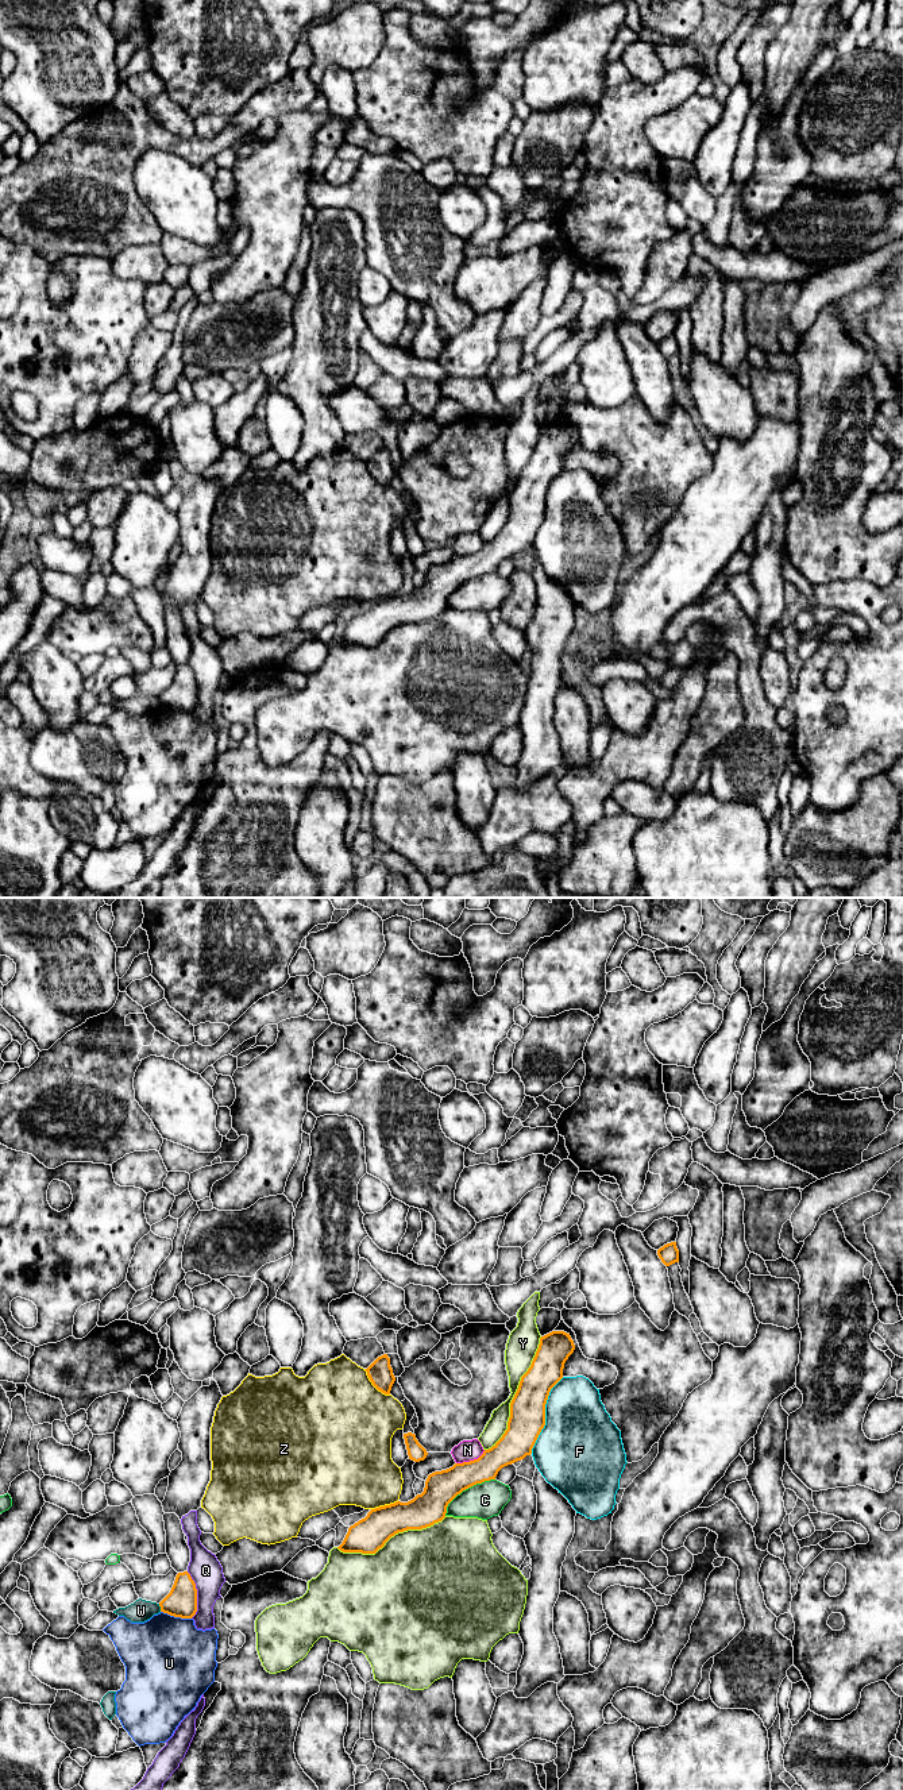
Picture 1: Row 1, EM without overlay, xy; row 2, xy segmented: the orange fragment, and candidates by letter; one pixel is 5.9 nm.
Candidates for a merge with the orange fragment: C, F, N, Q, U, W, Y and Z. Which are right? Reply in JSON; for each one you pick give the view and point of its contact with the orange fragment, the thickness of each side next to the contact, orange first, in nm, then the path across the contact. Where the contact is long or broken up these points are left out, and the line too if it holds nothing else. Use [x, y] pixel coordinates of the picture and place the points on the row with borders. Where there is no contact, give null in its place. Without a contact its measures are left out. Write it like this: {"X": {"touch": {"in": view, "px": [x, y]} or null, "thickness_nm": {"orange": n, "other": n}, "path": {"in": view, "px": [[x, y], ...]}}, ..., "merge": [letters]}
{"merge": []}

